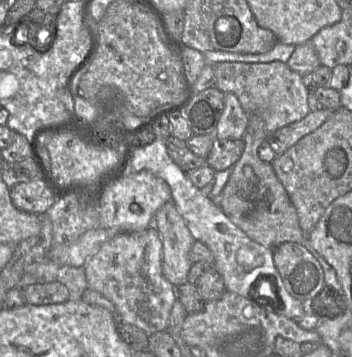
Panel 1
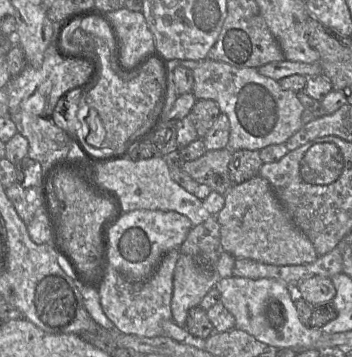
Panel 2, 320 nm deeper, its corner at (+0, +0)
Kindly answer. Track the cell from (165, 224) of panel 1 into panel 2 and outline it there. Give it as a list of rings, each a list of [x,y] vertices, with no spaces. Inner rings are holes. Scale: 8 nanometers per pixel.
[[[180,254],[173,276],[172,320],[185,327],[188,312],[199,306],[205,295],[221,279],[217,269],[201,271],[189,255]]]

